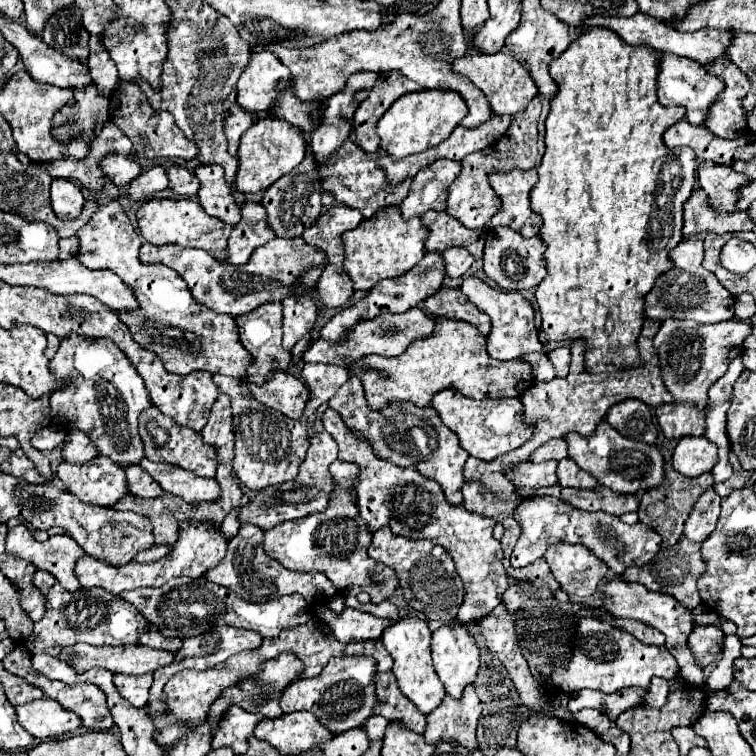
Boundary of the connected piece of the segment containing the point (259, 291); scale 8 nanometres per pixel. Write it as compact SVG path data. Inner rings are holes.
M302 237L299 238L273 238L265 246L257 248L249 262L243 266L233 266L229 262L219 262L211 254L205 254L205 250L197 248L183 248L177 244L143 244L141 246L141 258L147 264L161 262L175 270L189 286L193 298L211 308L213 312L223 312L231 316L241 316L247 312L253 312L257 306L265 302L281 302L287 296L293 298L305 298L313 294L313 288L307 288L299 282L299 276L311 268L325 268L327 256L325 252L317 250L307 244Z

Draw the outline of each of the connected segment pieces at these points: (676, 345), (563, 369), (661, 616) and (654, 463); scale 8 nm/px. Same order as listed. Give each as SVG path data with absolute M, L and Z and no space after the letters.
M663 320L659 332L653 338L653 346L659 352L661 376L675 404L693 402L699 410L707 406L707 390L729 368L731 360L739 354L739 344L747 338L751 326L739 320L727 320L717 324L697 324L691 320Z
M559 346L557 350L549 350L549 360L555 366L555 372L559 378L567 376L567 362L569 362L569 346Z
M611 580L605 584L603 588L603 608L607 612L611 612L615 618L629 618L629 620L641 620L643 624L657 628L659 632L663 632L667 636L667 650L675 652L675 660L679 664L679 676L689 682L689 684L703 684L705 682L705 674L703 670L695 664L691 652L687 650L687 638L693 630L693 614L691 610L687 610L681 602L677 602L675 598L671 598L669 594L661 594L661 592L651 592L647 590L643 584L637 582L623 582L623 580Z
M607 420L599 422L589 438L581 438L579 434L567 434L565 440L569 444L569 456L581 466L581 470L593 474L599 484L615 490L615 494L639 496L643 492L655 490L665 478L665 460L657 446L623 438Z

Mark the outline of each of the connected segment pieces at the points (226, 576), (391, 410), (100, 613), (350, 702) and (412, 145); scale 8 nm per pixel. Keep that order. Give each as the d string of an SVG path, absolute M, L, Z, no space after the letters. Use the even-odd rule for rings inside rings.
M241 526L237 536L229 540L229 548L225 558L211 570L207 570L205 578L213 584L225 586L243 600L249 602L267 602L273 598L281 598L285 594L301 594L309 604L325 604L329 602L337 590L331 584L331 580L325 574L319 572L291 572L283 568L279 562L275 562L271 556L263 550L263 532L257 526Z
M349 378L339 392L329 400L329 408L337 410L345 424L355 430L361 438L369 438L375 450L375 456L395 462L403 468L415 468L425 478L441 484L441 490L449 504L463 506L463 464L469 458L469 452L459 444L459 438L453 430L441 422L439 414L433 408L411 406L411 402L399 406L387 406L387 410L375 412L367 406L357 378Z
M37 570L33 576L33 584L45 594L47 610L45 616L35 622L31 638L25 642L31 654L49 654L57 656L61 648L73 646L77 642L85 642L91 646L129 646L139 644L139 636L151 630L151 622L143 618L135 610L135 606L123 602L119 596L109 594L103 588L89 588L67 592L53 574L45 570Z
M337 656L327 662L315 678L295 680L279 698L283 712L305 710L317 716L317 720L331 730L331 734L341 734L351 728L361 726L375 706L375 660L369 656Z
M435 88L435 90L421 90L403 94L403 98L391 104L391 110L383 114L377 126L377 134L381 138L381 148L387 150L395 160L419 154L445 138L453 132L453 128L467 116L467 104L459 92L449 88Z

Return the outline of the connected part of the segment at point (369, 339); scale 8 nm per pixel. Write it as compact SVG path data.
M411 308L403 314L381 314L379 318L373 318L371 322L359 322L355 330L351 330L351 338L347 338L345 346L331 346L327 342L315 340L315 344L303 354L303 362L325 362L325 364L335 364L349 368L351 362L359 360L361 356L367 354L379 354L379 356L399 356L403 350L409 348L409 344L417 338L427 338L435 330L435 320L429 318L421 308Z

